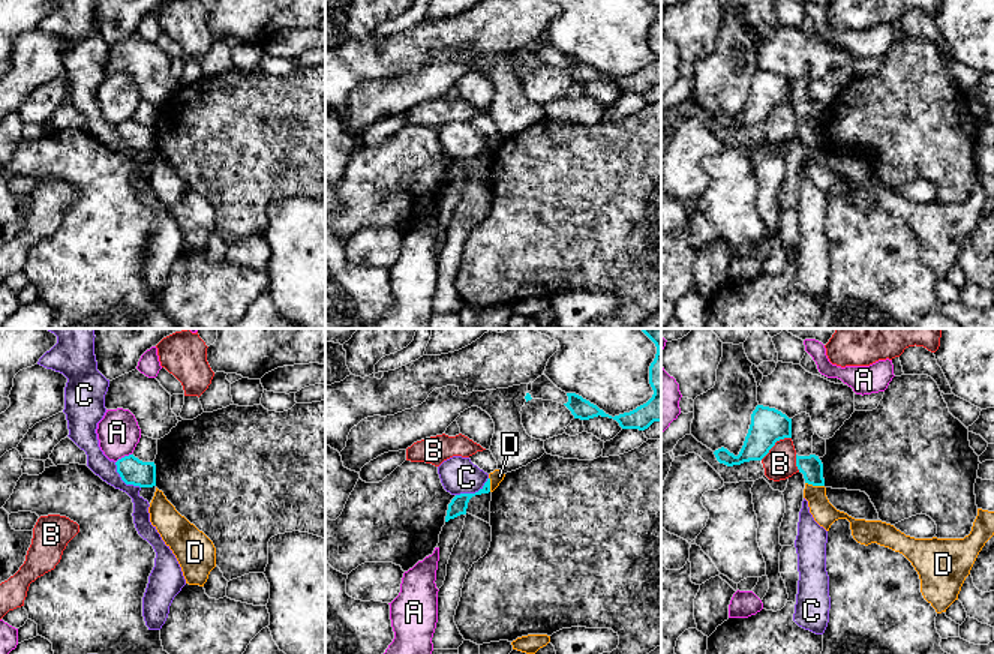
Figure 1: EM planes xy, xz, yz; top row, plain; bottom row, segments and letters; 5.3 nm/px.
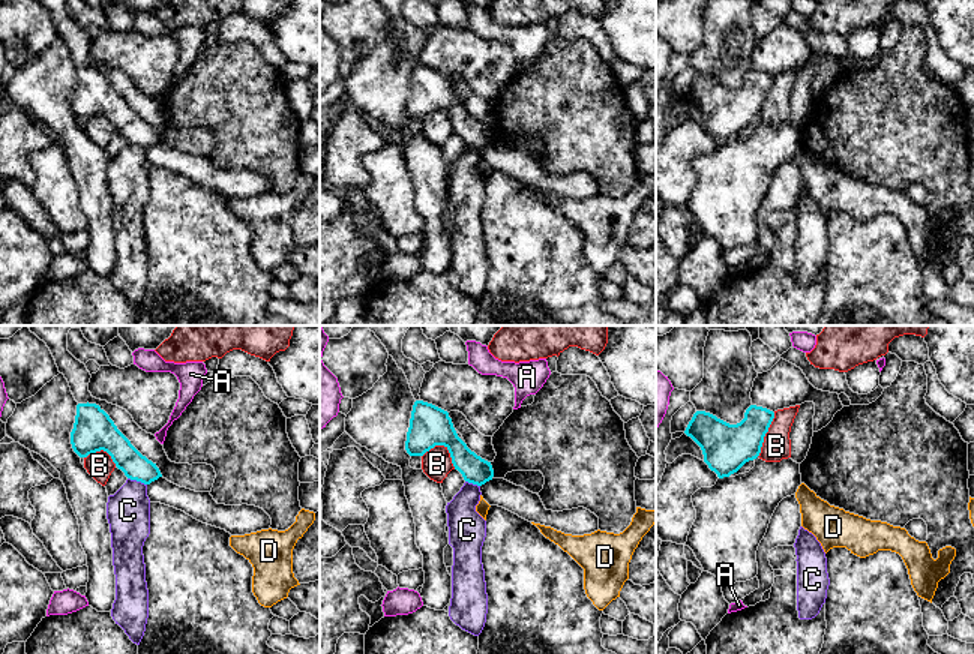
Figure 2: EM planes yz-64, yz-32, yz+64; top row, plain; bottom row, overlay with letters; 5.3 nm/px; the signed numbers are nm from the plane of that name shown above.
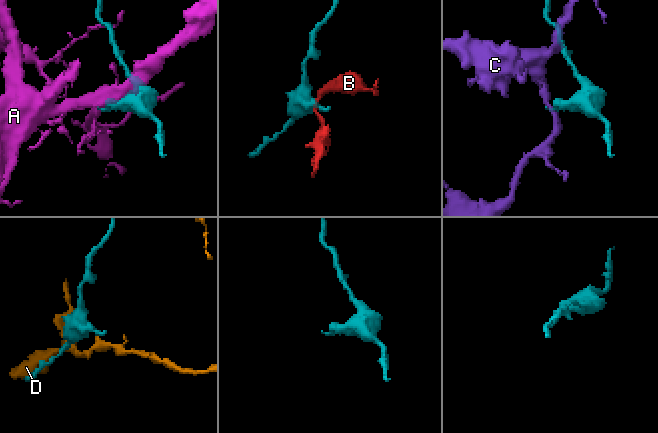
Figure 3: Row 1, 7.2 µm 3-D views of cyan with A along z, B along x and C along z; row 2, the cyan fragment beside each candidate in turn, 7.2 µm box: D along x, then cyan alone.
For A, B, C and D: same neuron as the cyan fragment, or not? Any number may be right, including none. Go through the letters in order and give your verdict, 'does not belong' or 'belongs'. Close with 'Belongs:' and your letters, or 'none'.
A: does not belong
B: does not belong
C: does not belong
D: does not belong
Belongs: none

